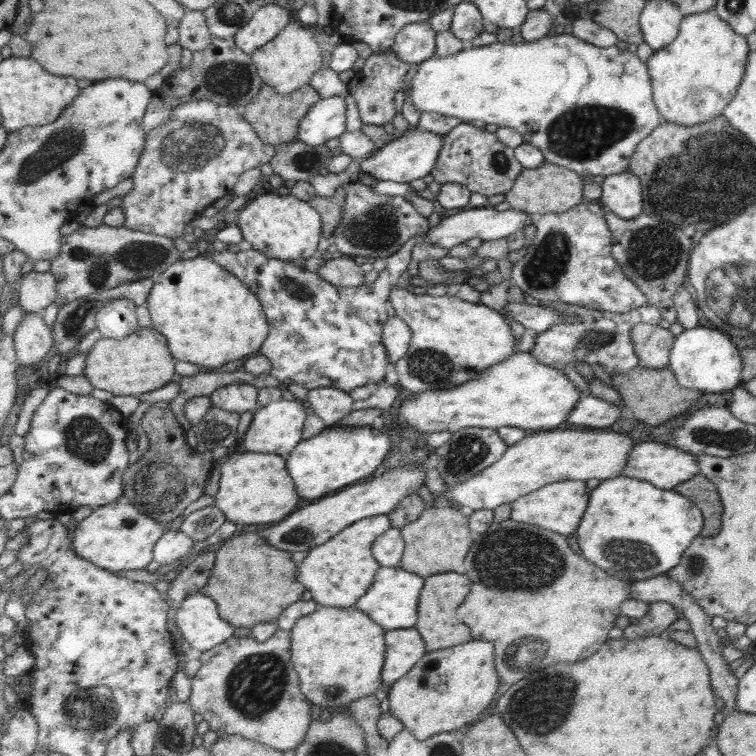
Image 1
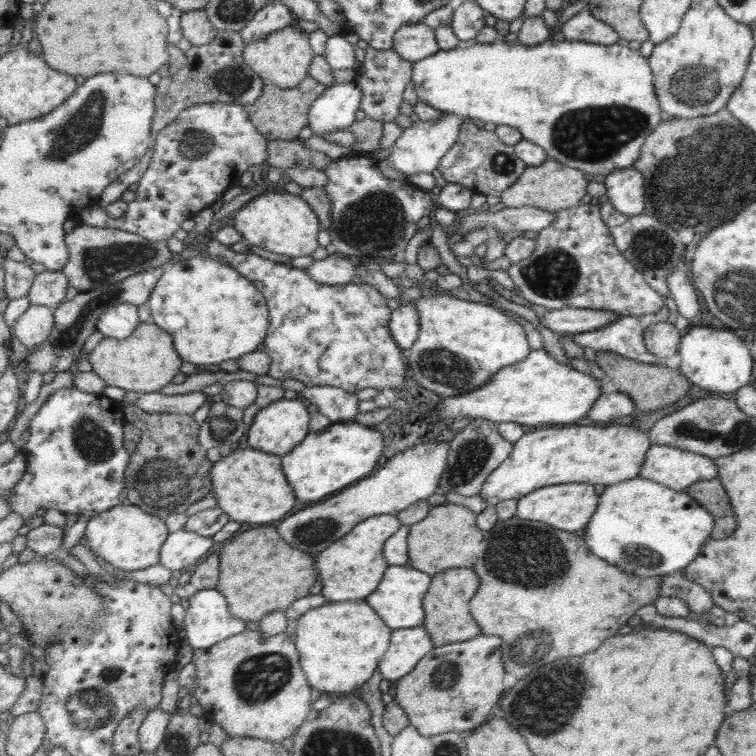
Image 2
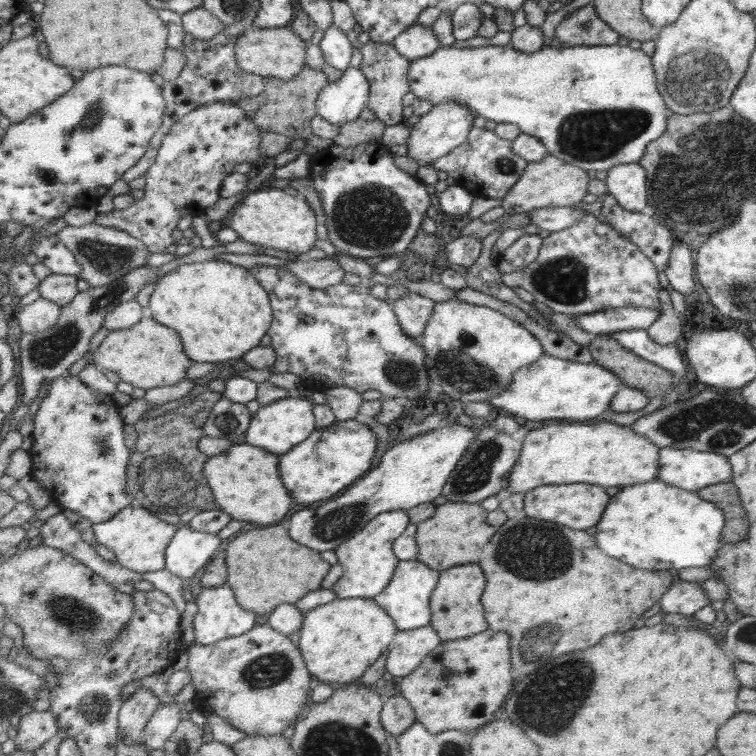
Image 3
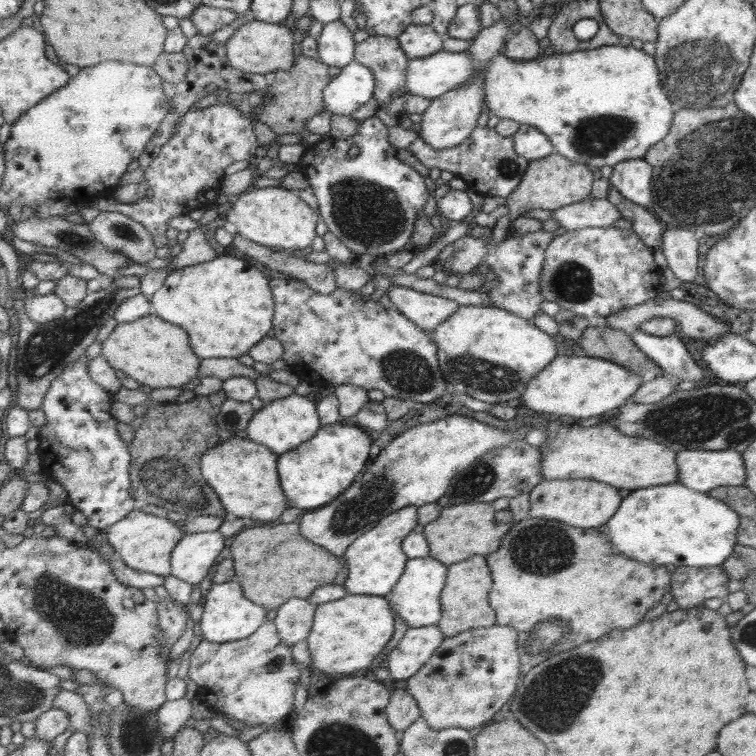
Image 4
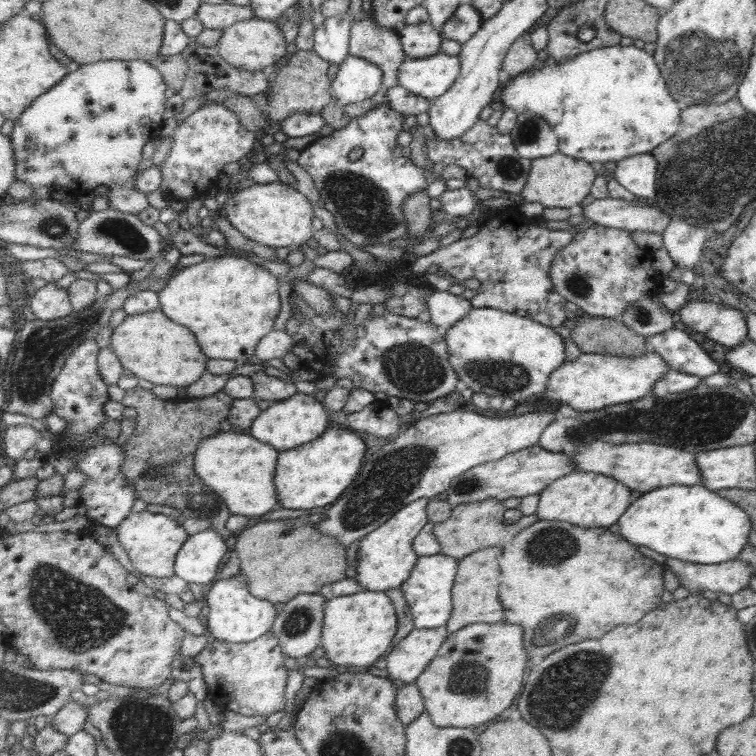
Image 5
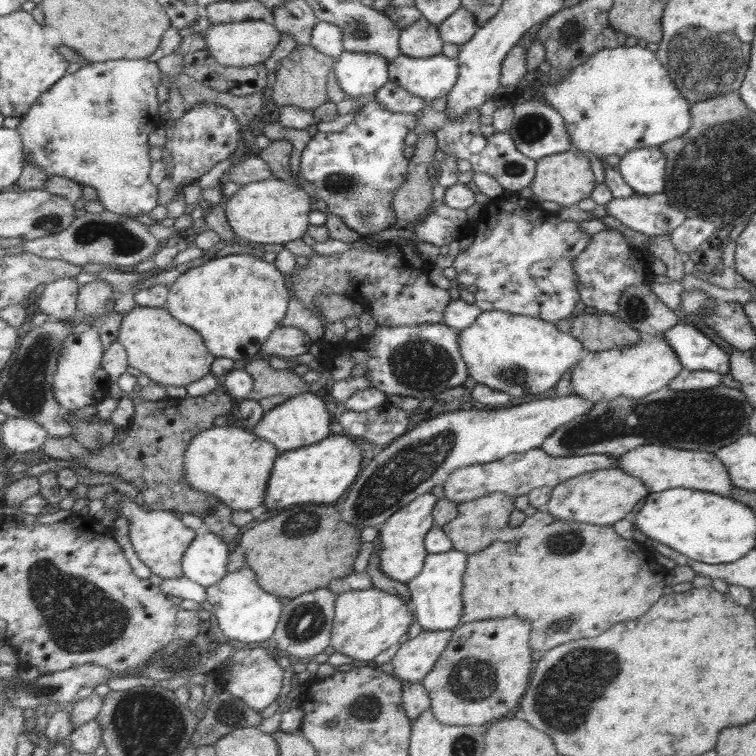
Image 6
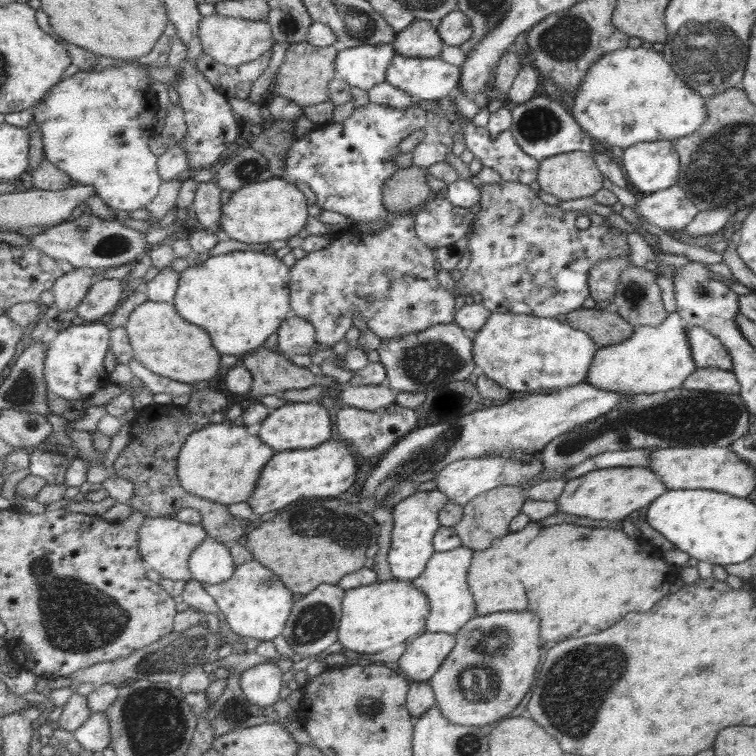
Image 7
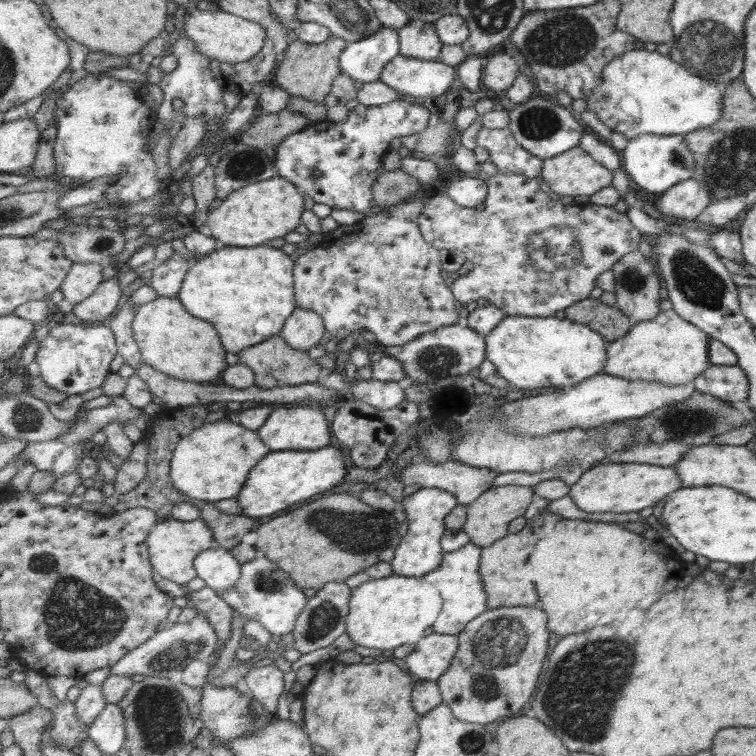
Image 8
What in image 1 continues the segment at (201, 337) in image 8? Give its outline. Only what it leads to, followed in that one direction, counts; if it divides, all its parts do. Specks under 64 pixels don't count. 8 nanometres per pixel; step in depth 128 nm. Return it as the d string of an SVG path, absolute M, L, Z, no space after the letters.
M139 327L125 339L101 337L86 355L83 375L94 388L106 390L115 396L139 396L153 392L172 382L176 357L172 355L167 337L153 327Z

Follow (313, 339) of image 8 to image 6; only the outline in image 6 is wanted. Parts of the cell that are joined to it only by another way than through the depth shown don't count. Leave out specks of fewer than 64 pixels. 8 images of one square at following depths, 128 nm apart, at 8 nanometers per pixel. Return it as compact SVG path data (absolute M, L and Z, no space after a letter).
M279 326L267 340L260 356L275 355L281 358L299 356L299 354L307 354L309 346L313 343L314 341L305 331L295 327Z

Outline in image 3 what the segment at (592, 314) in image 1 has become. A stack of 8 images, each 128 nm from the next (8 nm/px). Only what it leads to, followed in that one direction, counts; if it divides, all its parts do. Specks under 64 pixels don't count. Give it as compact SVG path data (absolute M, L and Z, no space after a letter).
M643 329L620 330L619 332L607 333L606 336L639 358L661 367L675 380L682 380L685 377L685 363L677 352L674 342L657 344L648 337L646 330Z

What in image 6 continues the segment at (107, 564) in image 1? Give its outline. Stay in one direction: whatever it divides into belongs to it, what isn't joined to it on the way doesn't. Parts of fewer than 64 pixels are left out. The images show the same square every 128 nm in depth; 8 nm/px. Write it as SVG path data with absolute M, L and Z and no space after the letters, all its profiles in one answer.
M118 493L120 500L121 516L126 517L129 526L129 538L138 558L150 569L150 571L163 579L181 578L185 576L183 571L184 554L191 543L199 534L198 531L189 528L181 520L181 517L171 511L146 511L143 506L138 506L125 494Z

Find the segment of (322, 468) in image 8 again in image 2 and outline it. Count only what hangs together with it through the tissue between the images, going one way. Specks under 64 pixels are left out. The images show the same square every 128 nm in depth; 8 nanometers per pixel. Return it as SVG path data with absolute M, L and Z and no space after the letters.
M351 420L310 432L301 444L282 458L285 460L285 474L289 476L289 484L293 484L297 498L303 502L315 502L367 478L379 464L383 450L385 439L381 432Z

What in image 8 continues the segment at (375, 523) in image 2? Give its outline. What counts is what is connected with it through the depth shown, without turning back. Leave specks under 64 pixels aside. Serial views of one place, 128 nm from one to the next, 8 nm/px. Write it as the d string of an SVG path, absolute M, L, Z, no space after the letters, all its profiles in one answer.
M420 488L418 491L404 496L401 501L409 515L409 528L405 538L395 549L394 558L390 561L393 573L398 576L424 577L440 567L444 559L441 537L448 529L445 517L457 506L457 497L441 488Z

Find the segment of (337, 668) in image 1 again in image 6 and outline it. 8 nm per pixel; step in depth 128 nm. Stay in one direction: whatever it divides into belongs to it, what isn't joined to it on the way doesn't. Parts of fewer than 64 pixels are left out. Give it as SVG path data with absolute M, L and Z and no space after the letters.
M376 587L338 595L335 613L337 614L331 634L331 651L371 664L381 652L397 644L401 636L411 628L411 624L417 622L412 603L405 603L401 596Z

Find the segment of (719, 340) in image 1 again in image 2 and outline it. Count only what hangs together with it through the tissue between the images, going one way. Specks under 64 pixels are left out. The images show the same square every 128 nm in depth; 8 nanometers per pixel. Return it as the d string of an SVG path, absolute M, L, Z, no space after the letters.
M693 324L681 333L676 354L679 356L678 372L691 385L726 394L733 394L738 388L748 384L754 363L747 345L740 339L739 332L693 328Z

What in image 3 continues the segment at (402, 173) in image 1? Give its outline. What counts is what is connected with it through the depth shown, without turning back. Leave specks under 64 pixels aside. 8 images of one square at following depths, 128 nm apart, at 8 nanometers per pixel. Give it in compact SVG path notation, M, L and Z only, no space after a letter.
M445 101L445 103L433 106L429 114L421 117L411 127L413 134L406 145L408 157L416 161L419 166L433 165L435 161L449 155L468 140L475 117L473 109L457 101Z

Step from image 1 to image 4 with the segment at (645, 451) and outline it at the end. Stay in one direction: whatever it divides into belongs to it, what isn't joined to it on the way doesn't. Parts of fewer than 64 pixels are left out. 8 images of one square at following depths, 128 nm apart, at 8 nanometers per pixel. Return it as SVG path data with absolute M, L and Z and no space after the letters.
M734 450L675 451L674 463L678 472L676 482L695 492L704 493L720 486L739 486L745 480L741 455Z

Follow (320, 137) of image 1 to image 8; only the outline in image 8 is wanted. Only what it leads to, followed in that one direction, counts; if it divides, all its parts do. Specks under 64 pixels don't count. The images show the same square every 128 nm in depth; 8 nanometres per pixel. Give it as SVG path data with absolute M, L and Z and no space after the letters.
M382 25L382 29L369 38L349 43L342 52L342 72L362 83L381 78L384 68L400 55L398 30Z

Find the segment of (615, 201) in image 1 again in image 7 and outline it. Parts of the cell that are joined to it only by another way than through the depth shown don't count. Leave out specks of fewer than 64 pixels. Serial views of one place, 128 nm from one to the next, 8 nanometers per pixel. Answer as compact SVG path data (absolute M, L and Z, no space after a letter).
M653 141L633 144L622 150L618 160L628 184L632 184L639 192L655 192L669 188L679 174L679 159L670 141Z

